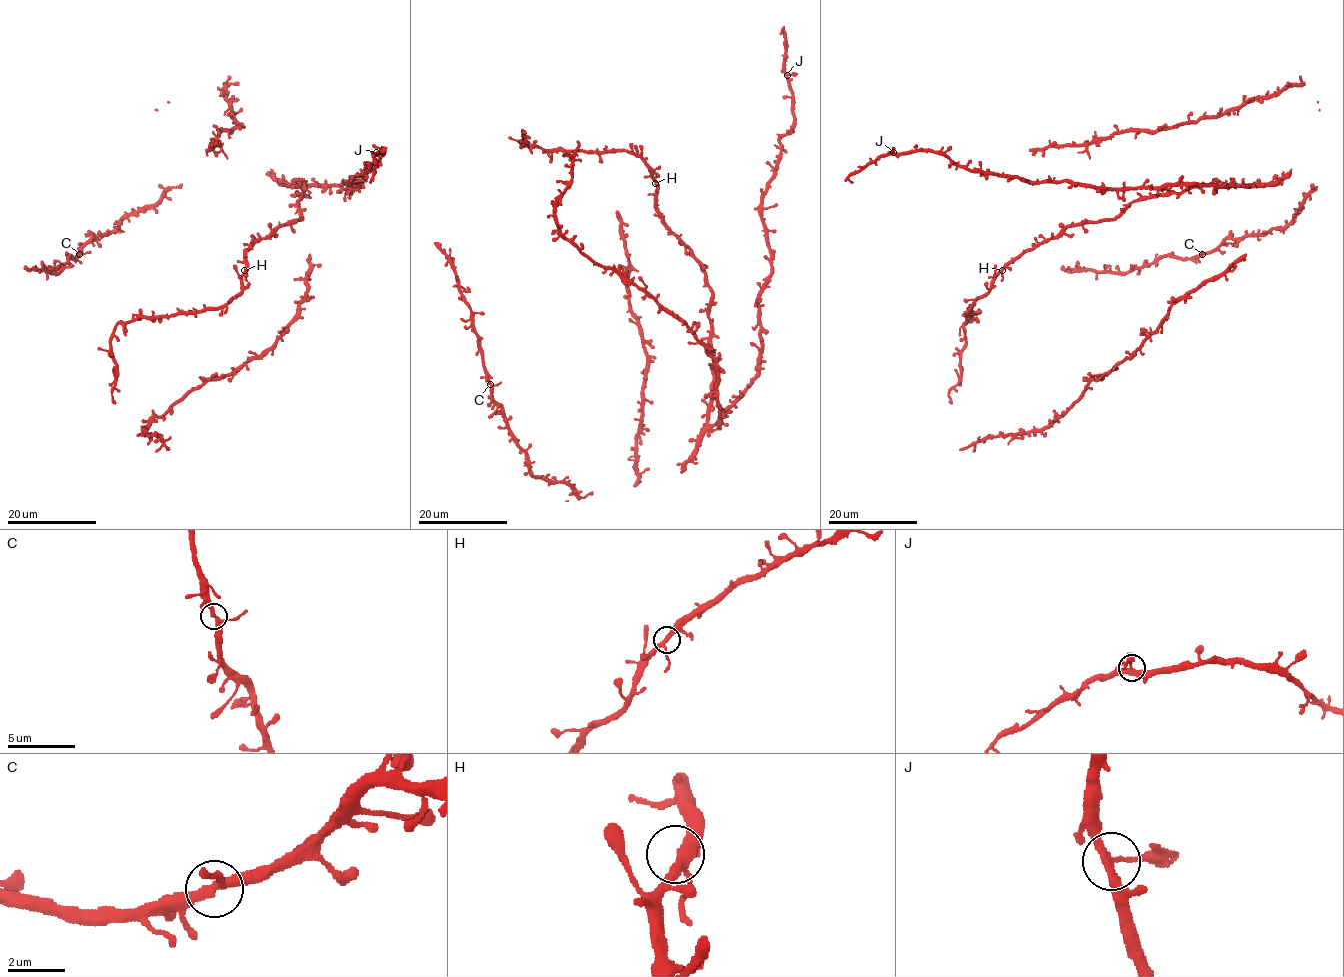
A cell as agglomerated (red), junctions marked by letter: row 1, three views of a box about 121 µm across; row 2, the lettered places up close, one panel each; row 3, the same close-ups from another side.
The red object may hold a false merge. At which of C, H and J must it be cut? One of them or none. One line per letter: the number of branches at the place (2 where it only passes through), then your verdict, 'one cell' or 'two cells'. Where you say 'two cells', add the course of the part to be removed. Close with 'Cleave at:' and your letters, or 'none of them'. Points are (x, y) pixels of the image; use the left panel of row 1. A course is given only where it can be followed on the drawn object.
C: branches 3; one cell
H: branches 3; one cell
J: branches 3; one cell
Cleave at: none of them

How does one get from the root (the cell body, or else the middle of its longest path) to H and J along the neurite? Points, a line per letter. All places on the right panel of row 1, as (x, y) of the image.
H: (1025, 252), (1002, 270)
J: (1025, 252), (1067, 225), (1115, 219), (1135, 201), (1243, 185), (1095, 189), (972, 171), (931, 151), (893, 152)

